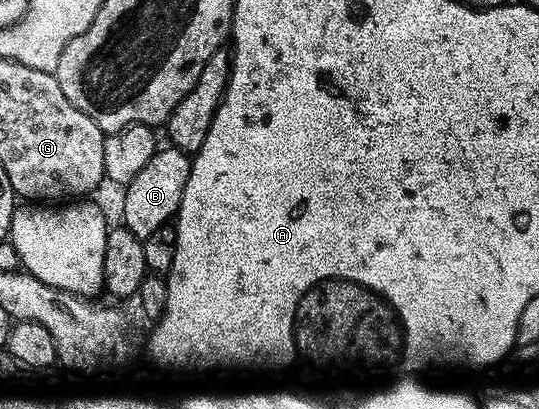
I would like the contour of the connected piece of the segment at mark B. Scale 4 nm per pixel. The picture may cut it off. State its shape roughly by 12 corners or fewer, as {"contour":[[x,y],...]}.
{"contour":[[157,149],[123,191],[141,240],[175,219],[192,158]]}

